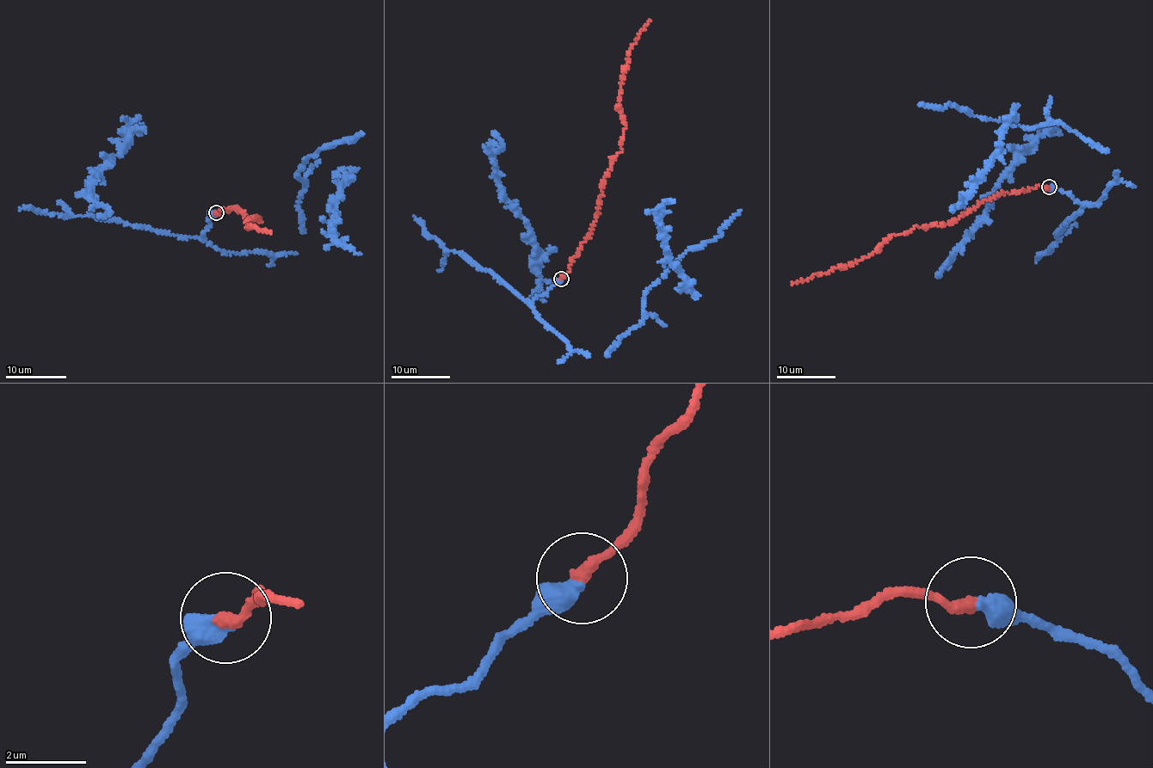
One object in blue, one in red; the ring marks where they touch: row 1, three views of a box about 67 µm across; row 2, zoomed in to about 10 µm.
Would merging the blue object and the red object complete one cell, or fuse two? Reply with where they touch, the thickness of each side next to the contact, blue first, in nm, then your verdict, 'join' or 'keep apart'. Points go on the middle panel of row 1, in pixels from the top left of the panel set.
at (561, 279); 500 nm thick on the blue side, 320 nm on the other; join

